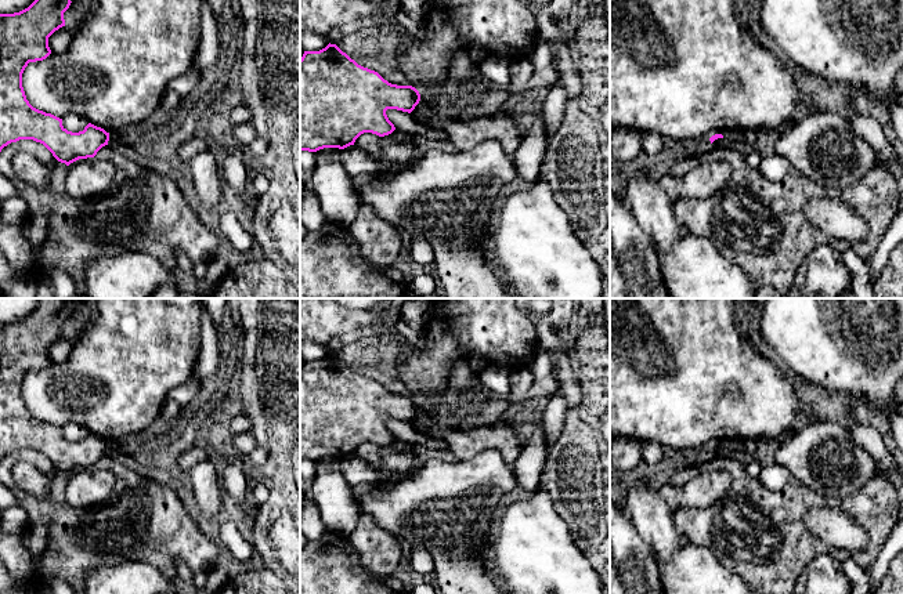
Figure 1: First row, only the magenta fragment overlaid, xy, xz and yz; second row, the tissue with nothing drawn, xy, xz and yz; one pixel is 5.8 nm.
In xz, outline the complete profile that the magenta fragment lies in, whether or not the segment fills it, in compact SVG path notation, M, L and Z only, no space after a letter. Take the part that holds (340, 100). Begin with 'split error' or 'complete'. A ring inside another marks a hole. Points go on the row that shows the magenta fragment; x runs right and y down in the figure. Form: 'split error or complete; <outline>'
complete; M336 44L304 51L300 58L300 151L344 149L364 133L389 135L395 127L386 111L411 113L419 101L420 94L415 87L389 83L378 72L358 65Z

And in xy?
complete; M35 0L19 12L0 14L0 152L11 142L33 140L69 166L108 145L104 128L89 123L83 131L68 131L62 119L33 108L22 87L28 64L51 54L48 37L65 26L64 12L71 3Z

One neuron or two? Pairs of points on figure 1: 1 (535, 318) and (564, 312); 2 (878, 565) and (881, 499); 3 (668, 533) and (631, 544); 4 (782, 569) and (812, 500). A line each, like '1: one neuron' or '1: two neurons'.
1: one neuron
2: two neurons
3: two neurons
4: one neuron

